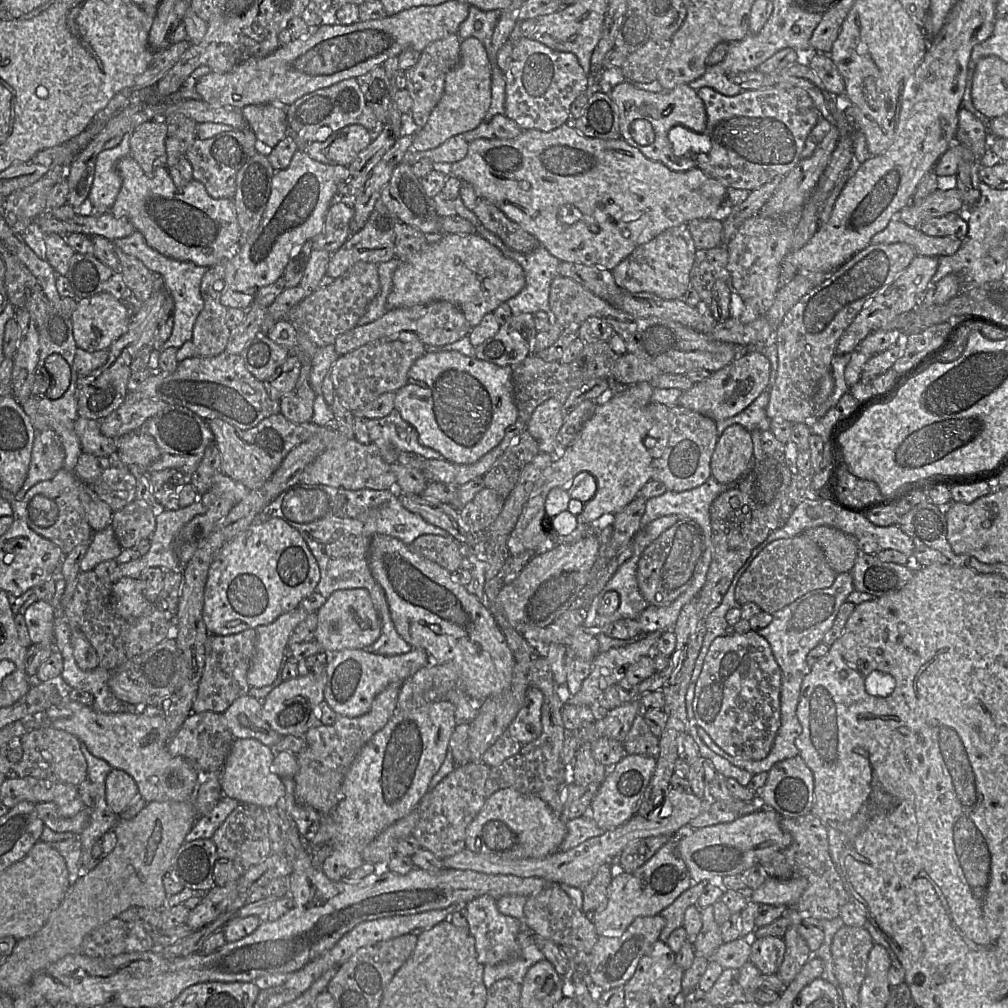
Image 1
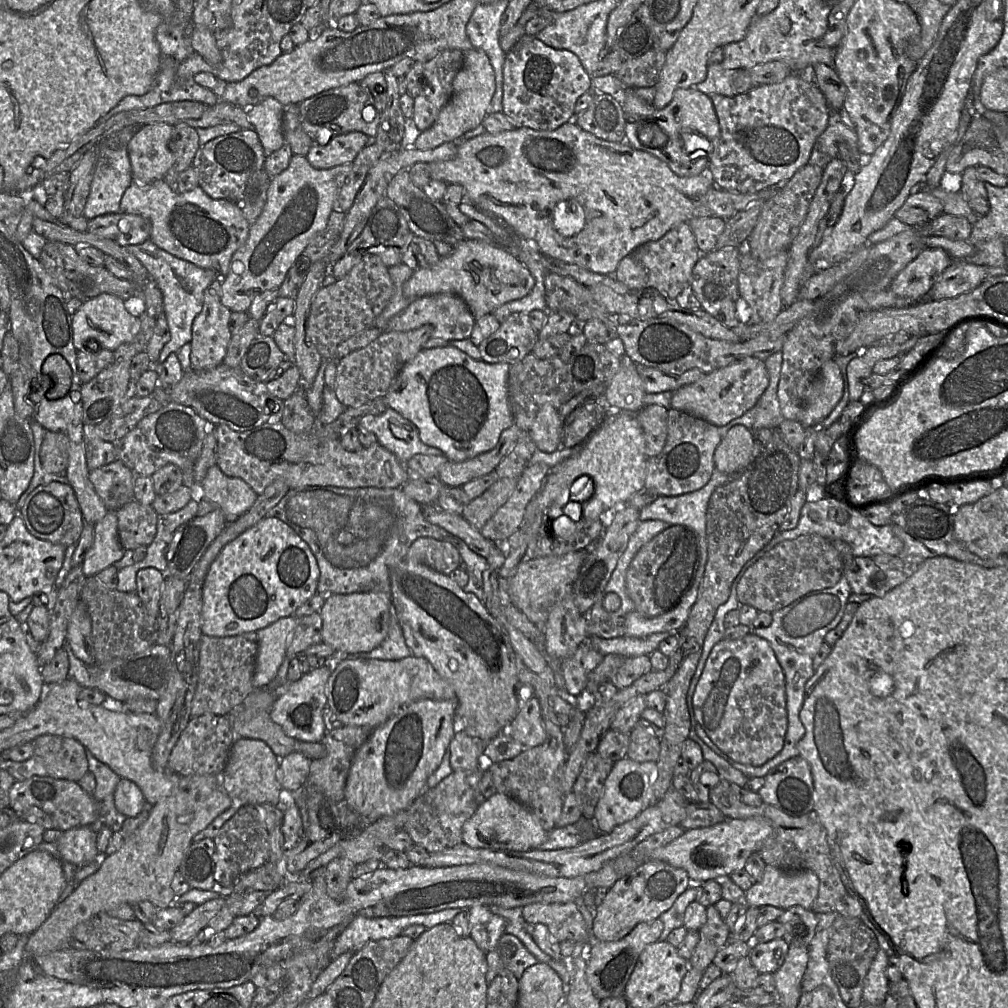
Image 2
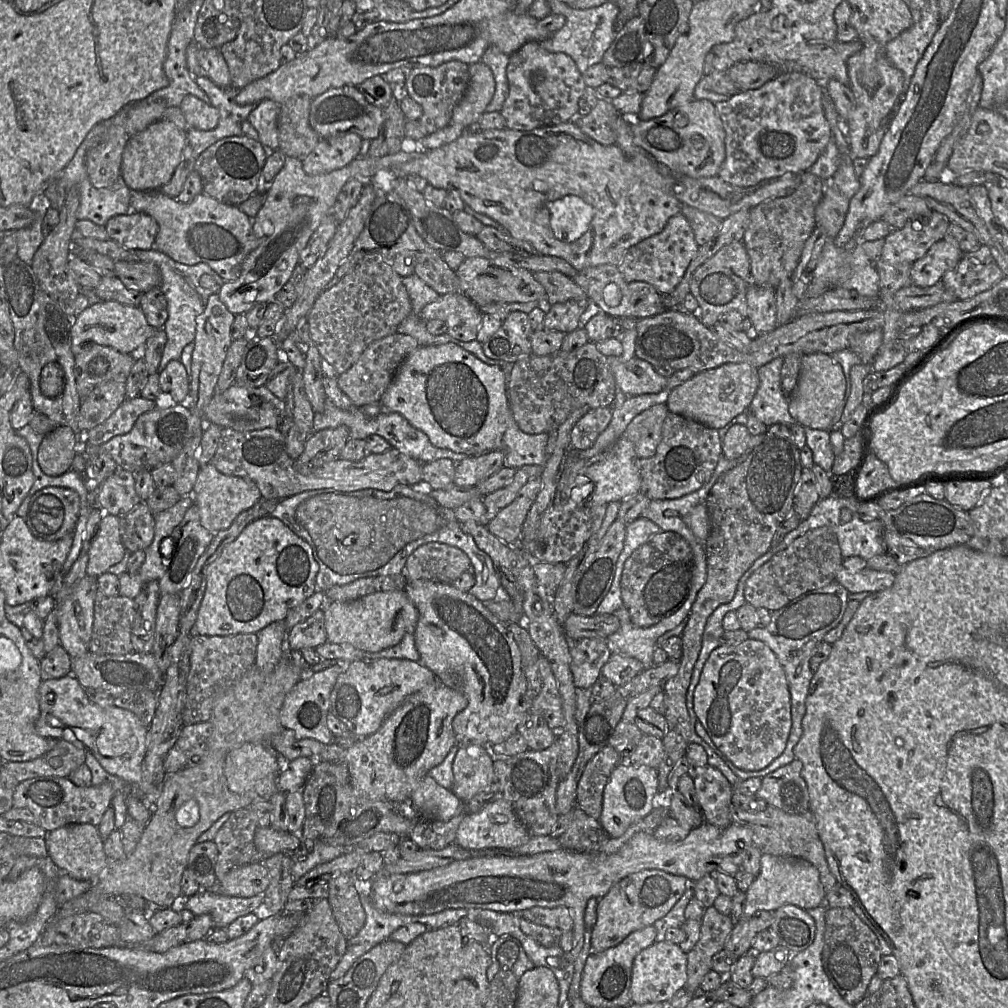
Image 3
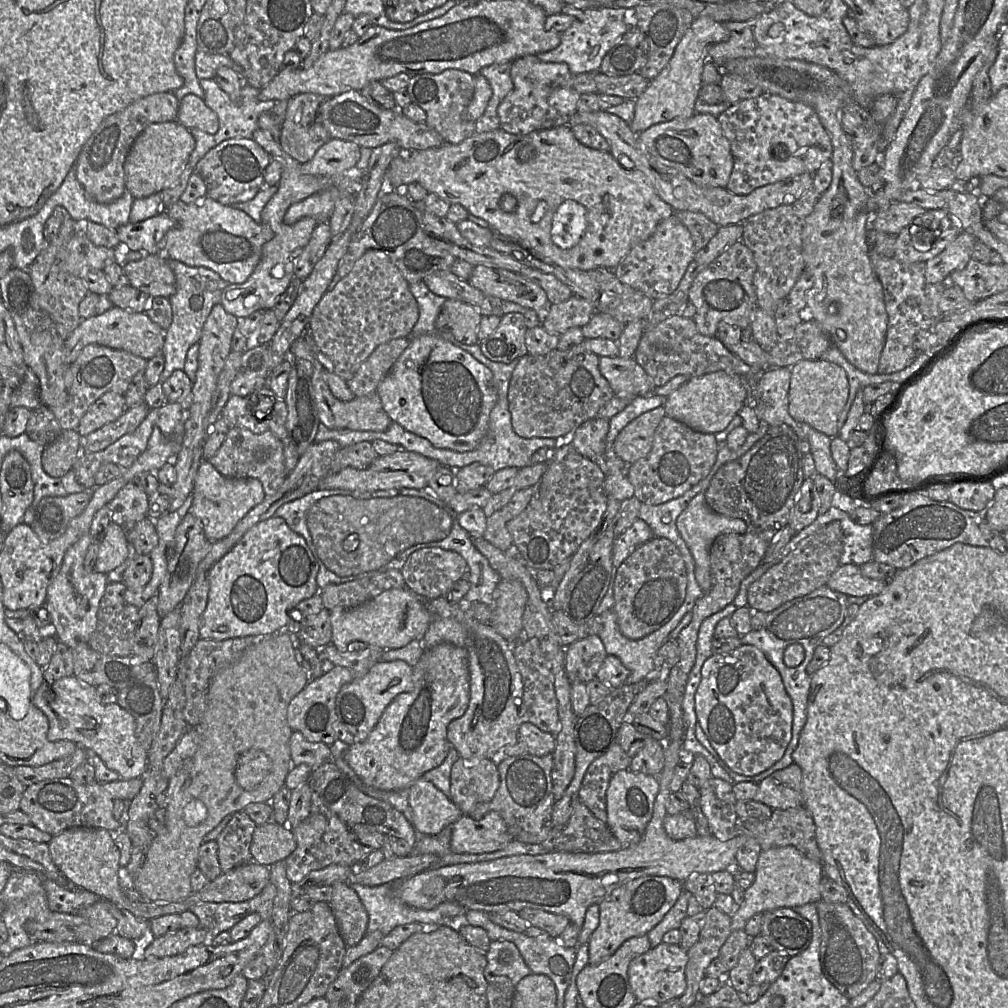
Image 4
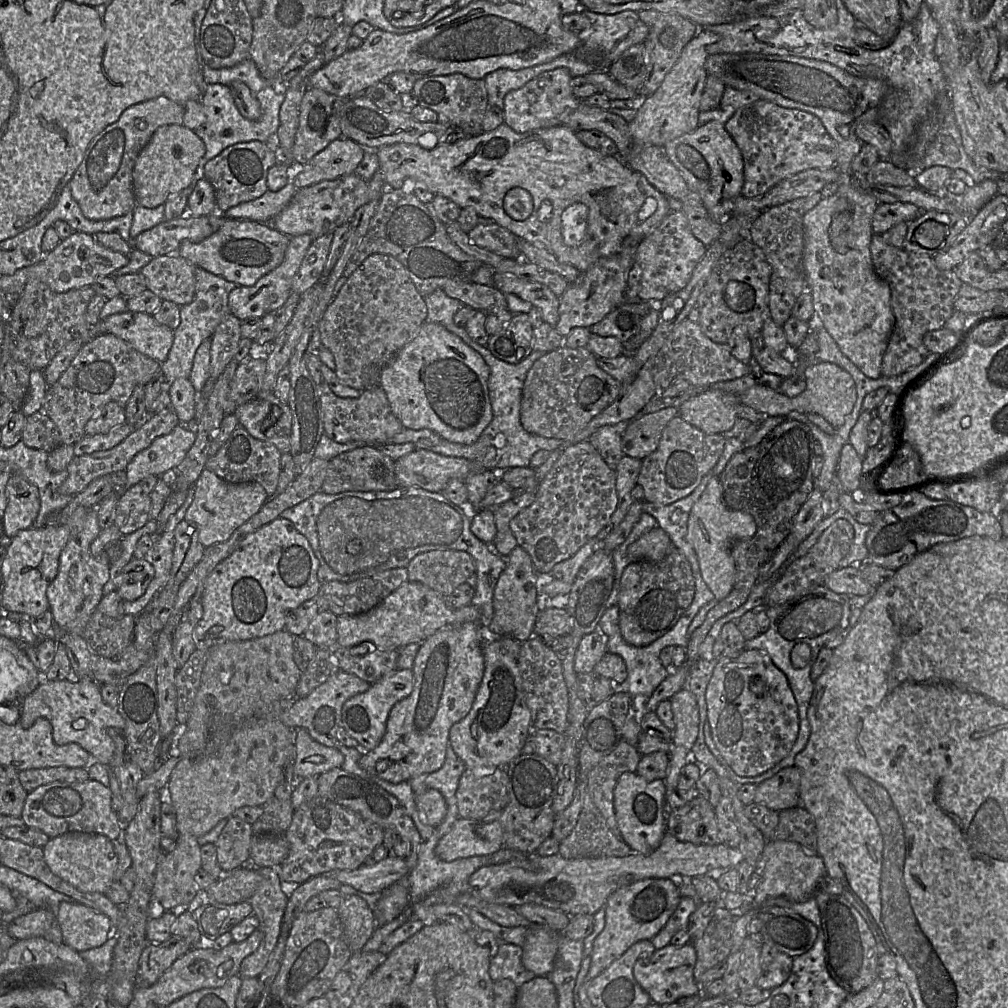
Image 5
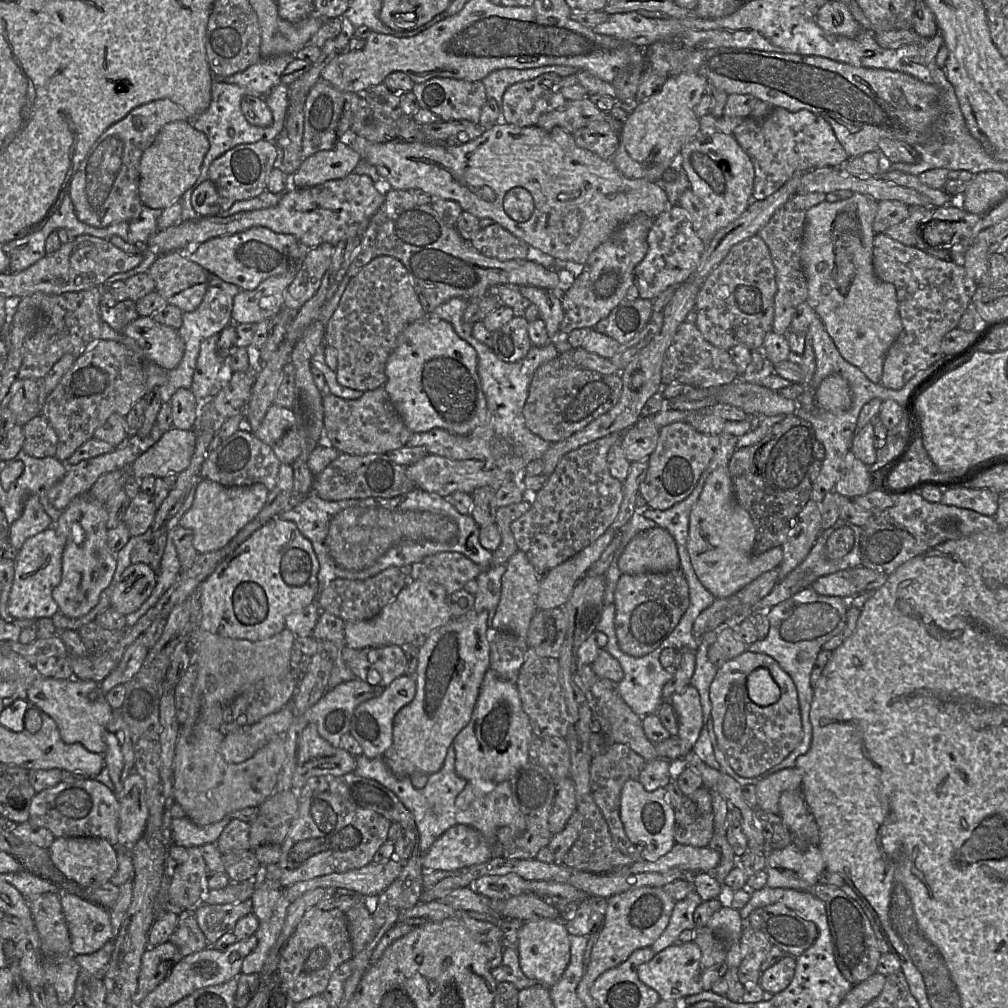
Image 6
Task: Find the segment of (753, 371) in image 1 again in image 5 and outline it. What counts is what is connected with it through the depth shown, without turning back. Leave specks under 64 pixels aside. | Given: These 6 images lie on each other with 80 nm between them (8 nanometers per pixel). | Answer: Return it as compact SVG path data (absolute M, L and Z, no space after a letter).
M706 389L678 407L679 416L706 434L723 434L737 420L739 396Z

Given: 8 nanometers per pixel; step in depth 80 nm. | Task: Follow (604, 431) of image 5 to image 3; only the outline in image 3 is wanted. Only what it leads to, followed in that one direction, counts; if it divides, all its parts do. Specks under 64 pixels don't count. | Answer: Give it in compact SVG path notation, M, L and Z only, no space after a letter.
M611 407L589 409L570 432L570 447L576 451L586 450L595 443L608 427L612 416Z

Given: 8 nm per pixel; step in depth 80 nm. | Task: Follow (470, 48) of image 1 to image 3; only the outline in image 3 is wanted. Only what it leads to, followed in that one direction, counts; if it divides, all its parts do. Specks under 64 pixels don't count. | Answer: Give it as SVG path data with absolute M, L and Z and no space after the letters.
M479 61L469 65L469 74L467 91L454 108L449 123L419 140L424 151L440 148L457 140L469 127L476 126L485 113L496 90L493 73L486 64Z

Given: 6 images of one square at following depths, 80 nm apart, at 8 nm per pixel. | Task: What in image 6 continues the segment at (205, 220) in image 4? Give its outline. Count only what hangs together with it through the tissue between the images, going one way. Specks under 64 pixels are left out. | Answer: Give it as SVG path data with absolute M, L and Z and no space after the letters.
M253 227L237 234L210 239L191 247L185 254L211 275L243 290L254 290L269 277L300 269L309 249L312 248L303 246L293 235L276 233L265 227Z

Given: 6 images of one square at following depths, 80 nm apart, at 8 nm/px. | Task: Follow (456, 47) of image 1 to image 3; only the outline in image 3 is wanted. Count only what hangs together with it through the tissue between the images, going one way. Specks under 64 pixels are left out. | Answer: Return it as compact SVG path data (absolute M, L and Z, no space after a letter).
M452 60L436 67L420 66L411 70L406 79L409 96L423 110L418 120L427 135L444 128L450 121L454 108L463 99L469 84L469 65L458 60Z

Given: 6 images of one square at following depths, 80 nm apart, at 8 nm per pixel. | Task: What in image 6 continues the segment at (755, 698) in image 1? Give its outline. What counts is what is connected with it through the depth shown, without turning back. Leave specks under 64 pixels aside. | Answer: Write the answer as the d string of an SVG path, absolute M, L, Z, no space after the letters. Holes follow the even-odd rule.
M749 650L739 656L727 660L720 666L709 687L711 701L711 717L718 746L731 768L743 778L754 778L773 766L782 762L800 743L802 739L802 721L796 686L791 677L771 656L754 653ZM758 668L767 668L780 688L780 699L769 706L759 706L751 701L746 681L748 675Z

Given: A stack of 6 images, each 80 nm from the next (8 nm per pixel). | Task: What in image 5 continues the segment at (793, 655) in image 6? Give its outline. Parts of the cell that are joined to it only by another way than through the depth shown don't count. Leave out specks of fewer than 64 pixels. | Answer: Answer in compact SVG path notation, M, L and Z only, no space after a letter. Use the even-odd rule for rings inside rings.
M818 586L805 595L794 597L784 604L767 608L766 614L770 619L768 631L760 633L757 637L751 640L746 640L745 649L766 652L772 662L787 677L789 686L797 702L799 732L788 756L761 775L755 777L741 777L735 773L725 760L727 765L724 766L724 768L732 781L737 782L738 784L758 785L776 775L780 770L795 765L796 755L804 749L810 736L810 724L807 711L814 688L814 683L810 678L811 668L815 663L821 648L825 647L825 643L847 628L849 624L850 610L849 595L835 593L825 586ZM799 643L807 644L810 647L810 659L804 667L794 668L790 660L790 653L793 647Z

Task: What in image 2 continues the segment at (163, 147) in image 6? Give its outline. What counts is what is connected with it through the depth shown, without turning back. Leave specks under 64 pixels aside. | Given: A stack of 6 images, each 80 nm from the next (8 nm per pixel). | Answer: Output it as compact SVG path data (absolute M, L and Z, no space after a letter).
M168 123L142 125L128 143L133 181L148 184L164 179L173 164L170 142L174 126Z

